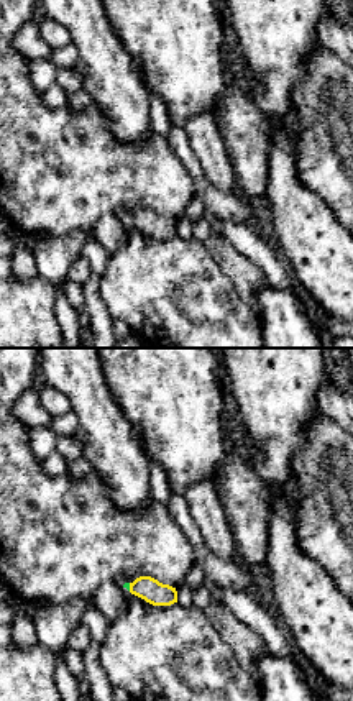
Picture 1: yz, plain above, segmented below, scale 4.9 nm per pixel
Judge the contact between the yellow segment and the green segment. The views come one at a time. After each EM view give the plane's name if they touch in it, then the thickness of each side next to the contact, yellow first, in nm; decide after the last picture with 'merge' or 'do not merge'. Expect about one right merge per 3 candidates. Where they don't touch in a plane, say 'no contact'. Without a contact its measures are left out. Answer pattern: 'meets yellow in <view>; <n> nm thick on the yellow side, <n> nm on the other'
meets yellow in yz; 120 nm thick on the yellow side, 30 nm on the other

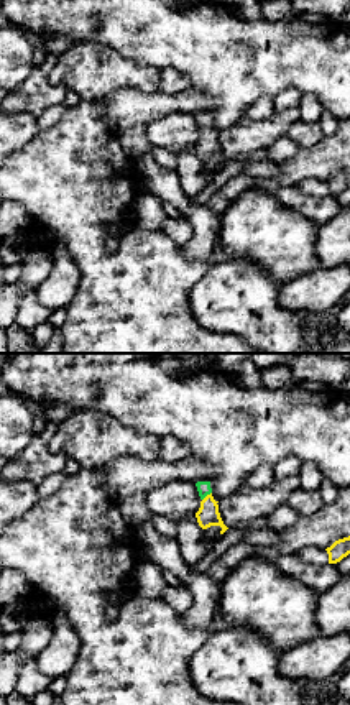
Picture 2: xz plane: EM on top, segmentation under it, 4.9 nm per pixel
meets yellow in xz; 110 nm thick on the yellow side, 70 nm on the other

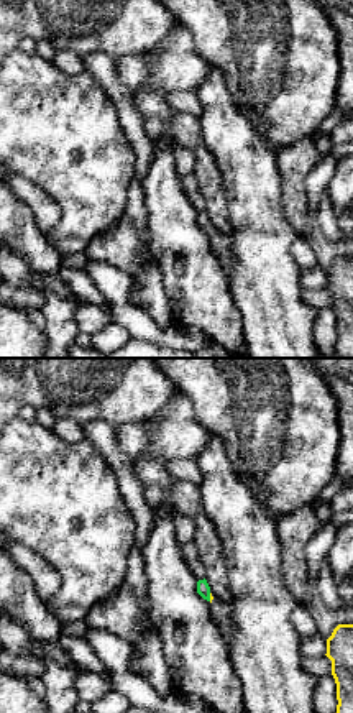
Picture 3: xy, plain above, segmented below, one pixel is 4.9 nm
meets yellow in xy; 20 nm thick on the yellow side, 60 nm on the other

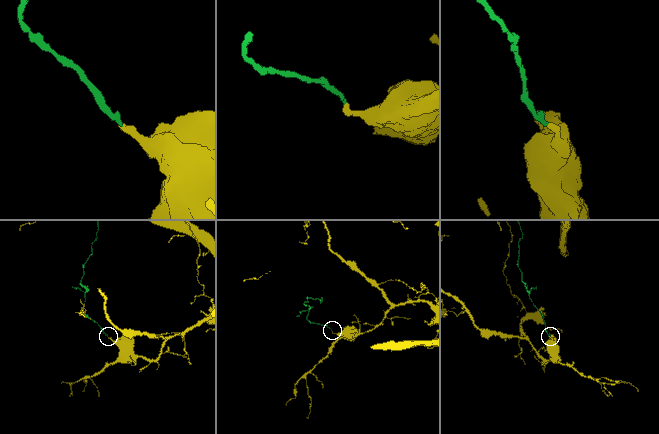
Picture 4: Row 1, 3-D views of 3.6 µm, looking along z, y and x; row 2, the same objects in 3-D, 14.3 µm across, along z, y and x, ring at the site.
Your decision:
merge

